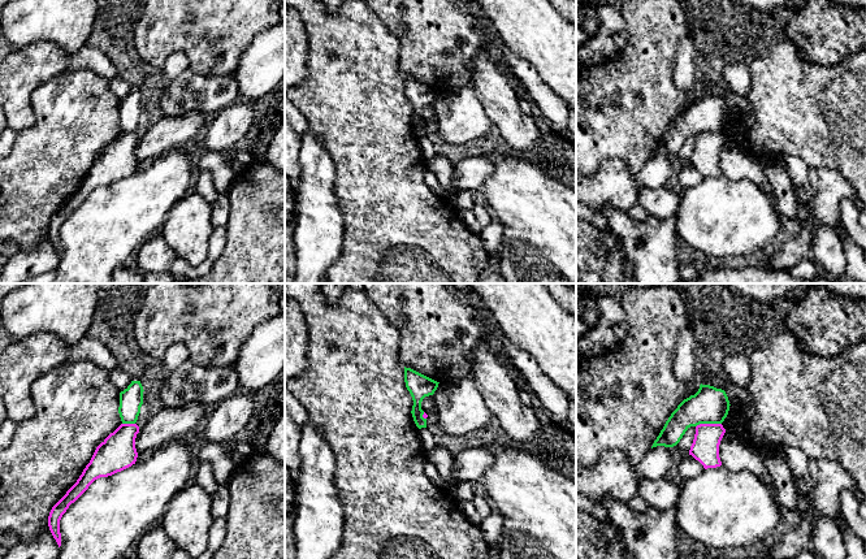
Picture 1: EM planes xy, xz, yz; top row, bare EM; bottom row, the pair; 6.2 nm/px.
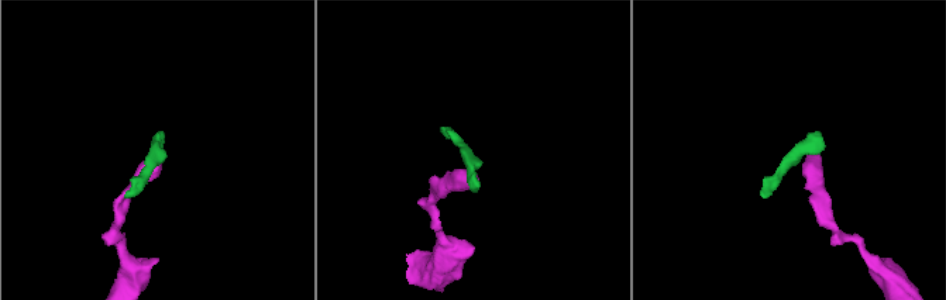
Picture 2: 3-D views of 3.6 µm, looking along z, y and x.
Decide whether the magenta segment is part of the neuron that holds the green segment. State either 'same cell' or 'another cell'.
another cell

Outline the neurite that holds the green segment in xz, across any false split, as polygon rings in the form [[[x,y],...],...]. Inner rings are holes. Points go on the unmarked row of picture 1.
[[[406,75],[404,91],[413,109],[411,120],[413,130],[419,138],[426,136],[426,127],[423,126],[424,120],[421,118],[421,110],[425,105],[434,103],[440,91]]]

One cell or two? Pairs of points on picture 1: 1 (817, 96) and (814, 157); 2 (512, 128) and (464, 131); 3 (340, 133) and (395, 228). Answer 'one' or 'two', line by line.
1: one
2: two
3: one

